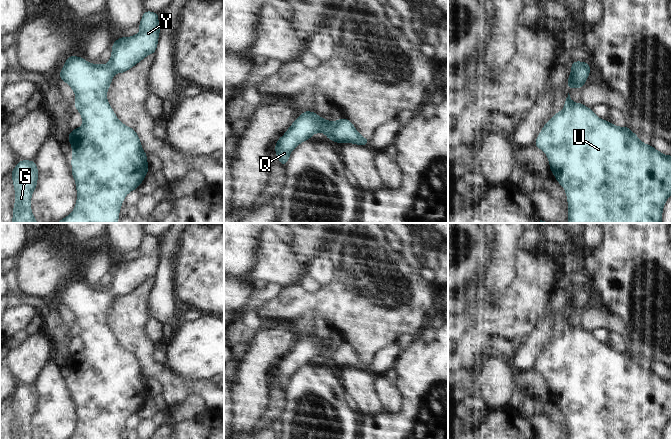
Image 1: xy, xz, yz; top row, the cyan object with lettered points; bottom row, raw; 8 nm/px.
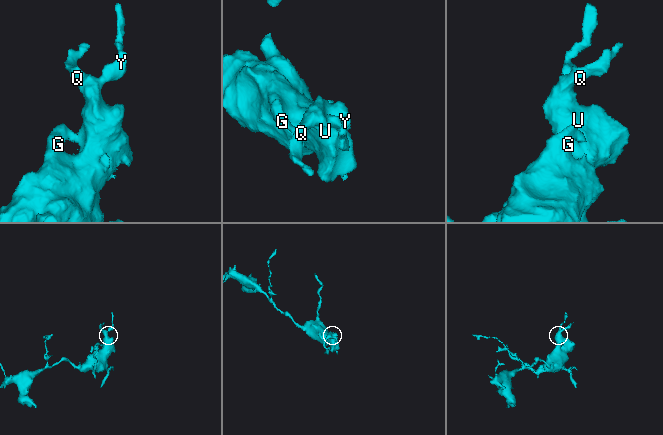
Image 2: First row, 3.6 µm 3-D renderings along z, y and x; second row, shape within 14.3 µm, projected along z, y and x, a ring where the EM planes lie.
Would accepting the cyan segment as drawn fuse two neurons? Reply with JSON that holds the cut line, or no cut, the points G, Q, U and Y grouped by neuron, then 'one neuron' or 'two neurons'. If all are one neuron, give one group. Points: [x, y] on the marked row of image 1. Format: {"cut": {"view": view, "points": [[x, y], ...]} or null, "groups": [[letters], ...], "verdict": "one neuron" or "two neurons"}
{"cut": null, "groups": [["G", "Q", "U", "Y"]], "verdict": "one neuron"}

